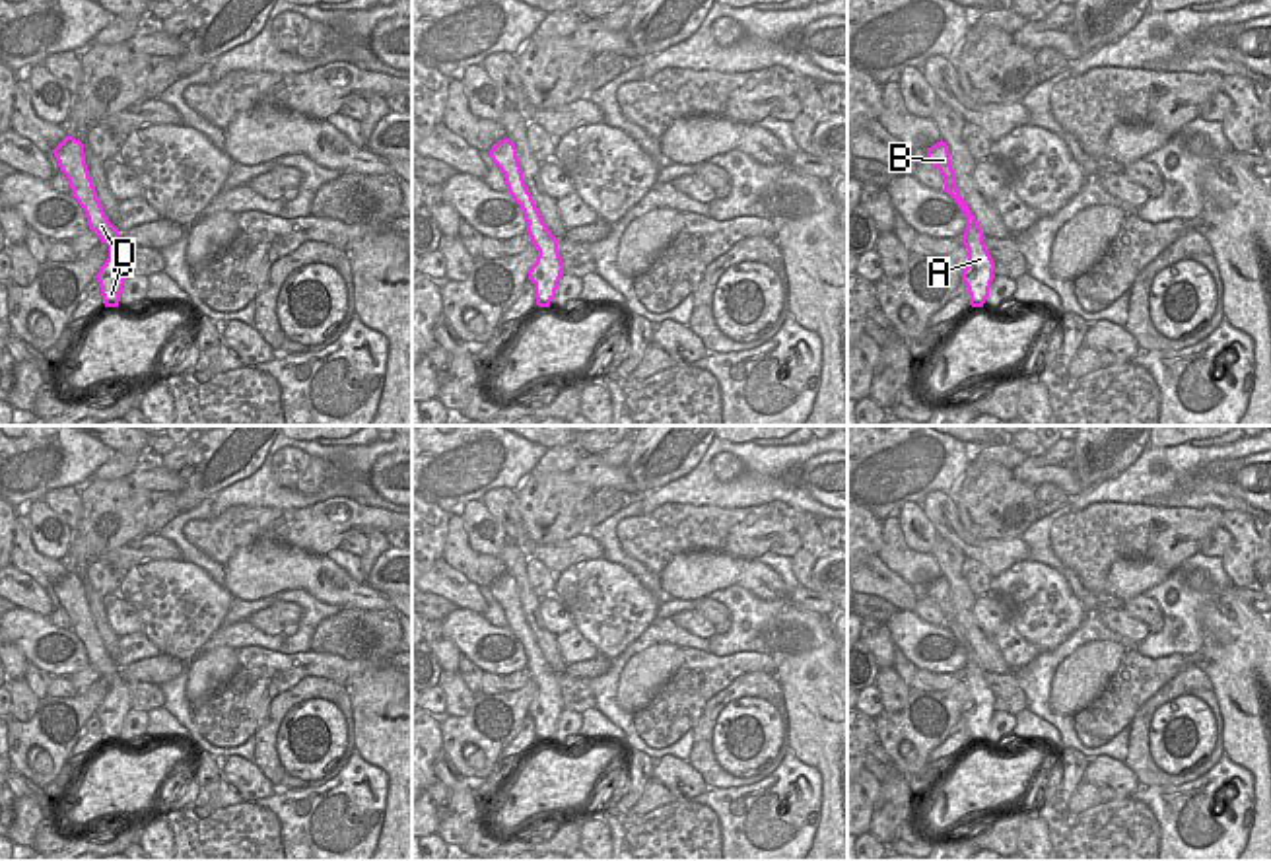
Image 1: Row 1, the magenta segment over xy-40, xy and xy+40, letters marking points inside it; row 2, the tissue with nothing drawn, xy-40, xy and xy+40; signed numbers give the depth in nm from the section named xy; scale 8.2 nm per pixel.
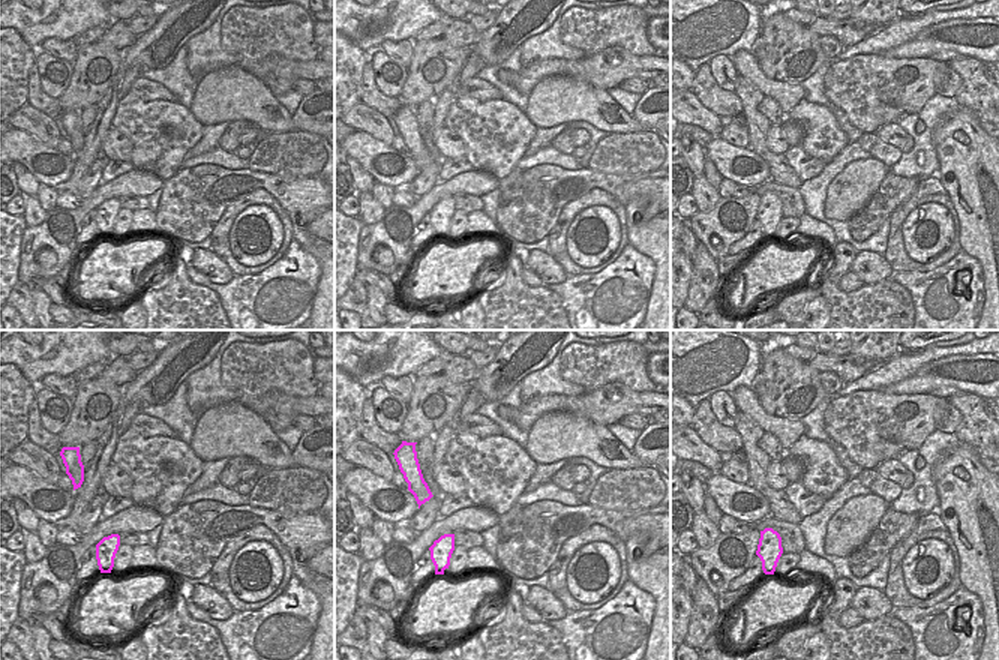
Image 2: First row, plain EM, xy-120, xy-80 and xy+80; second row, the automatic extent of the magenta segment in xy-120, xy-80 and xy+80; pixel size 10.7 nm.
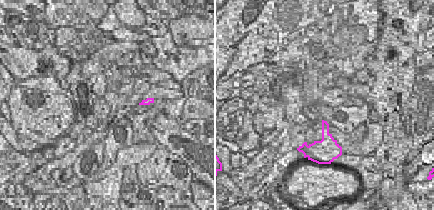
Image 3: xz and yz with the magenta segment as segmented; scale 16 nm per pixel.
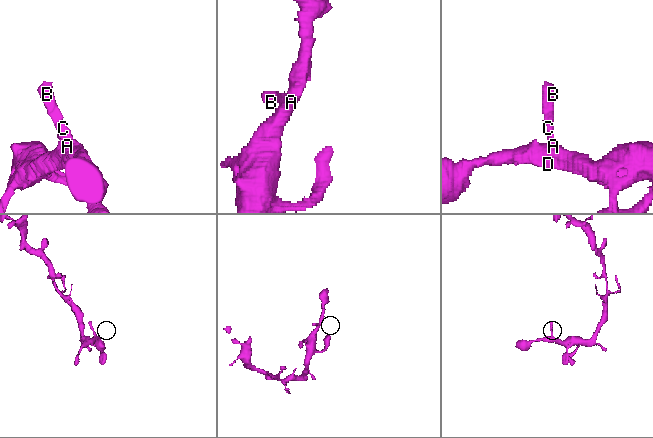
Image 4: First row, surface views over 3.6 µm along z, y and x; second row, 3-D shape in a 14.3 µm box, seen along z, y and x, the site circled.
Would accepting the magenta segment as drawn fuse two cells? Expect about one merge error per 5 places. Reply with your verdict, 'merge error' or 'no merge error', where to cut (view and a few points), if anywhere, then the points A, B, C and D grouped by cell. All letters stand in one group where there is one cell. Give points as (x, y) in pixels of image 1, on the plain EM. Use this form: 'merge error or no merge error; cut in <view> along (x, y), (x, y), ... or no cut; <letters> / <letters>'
no merge error; no cut; A B C D

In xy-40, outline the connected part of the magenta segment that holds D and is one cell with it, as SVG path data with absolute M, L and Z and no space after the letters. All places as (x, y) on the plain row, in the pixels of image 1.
M66 571L52 589L70 618L72 632L86 647L89 665L97 669L101 678L109 680L109 694L95 713L99 717L105 742L119 742L124 715L130 711L128 684L119 676L119 665L109 657L97 634L86 601L84 579L74 571Z

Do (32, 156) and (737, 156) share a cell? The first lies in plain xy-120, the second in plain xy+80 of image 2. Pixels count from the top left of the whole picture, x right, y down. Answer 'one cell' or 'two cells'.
one cell

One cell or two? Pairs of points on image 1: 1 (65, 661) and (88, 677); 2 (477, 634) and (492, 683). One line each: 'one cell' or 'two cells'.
1: two cells
2: two cells

